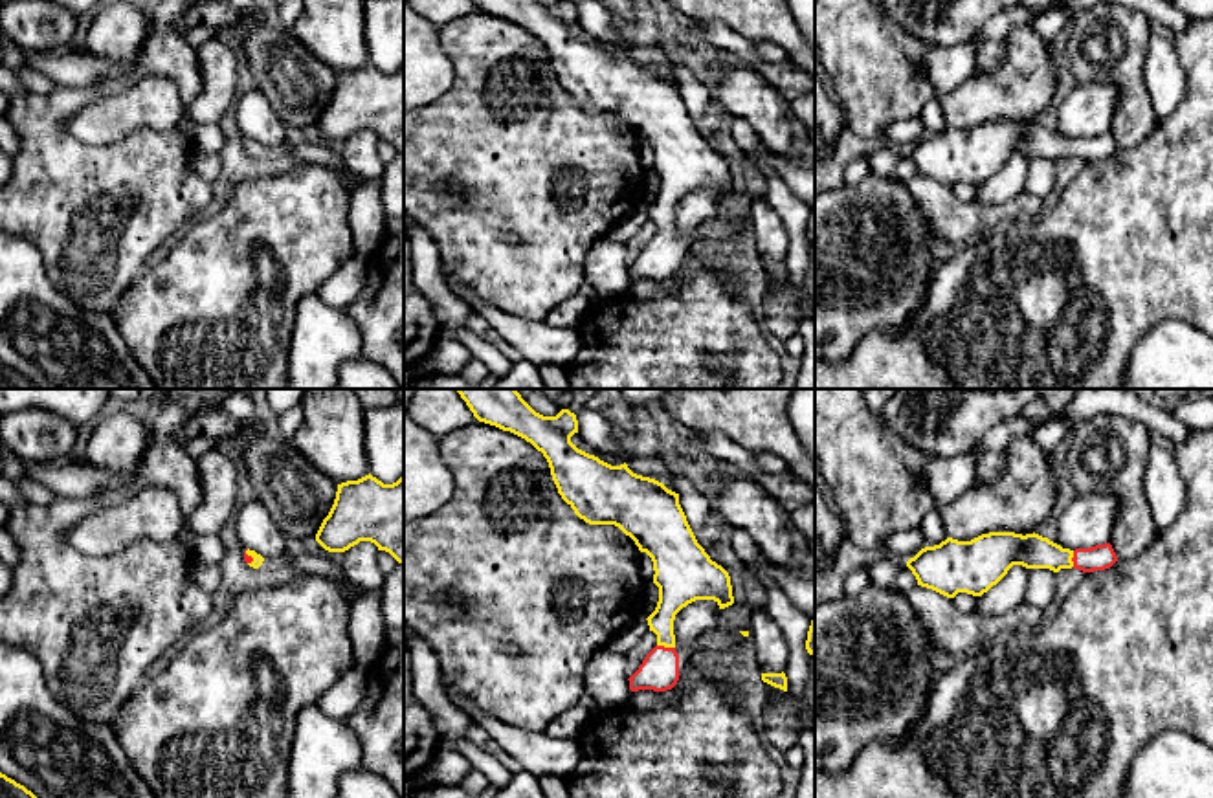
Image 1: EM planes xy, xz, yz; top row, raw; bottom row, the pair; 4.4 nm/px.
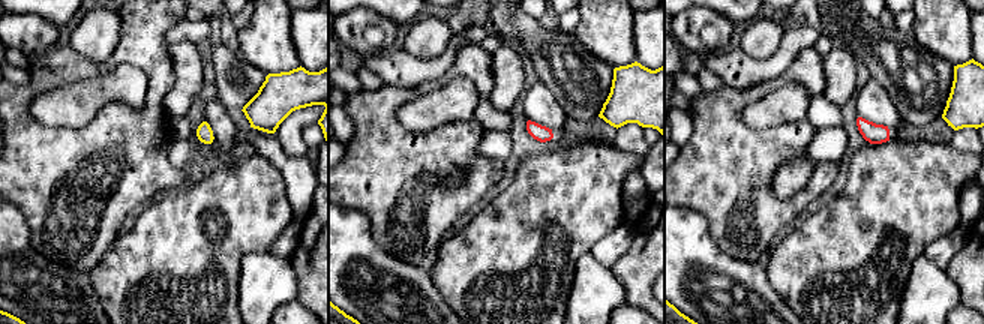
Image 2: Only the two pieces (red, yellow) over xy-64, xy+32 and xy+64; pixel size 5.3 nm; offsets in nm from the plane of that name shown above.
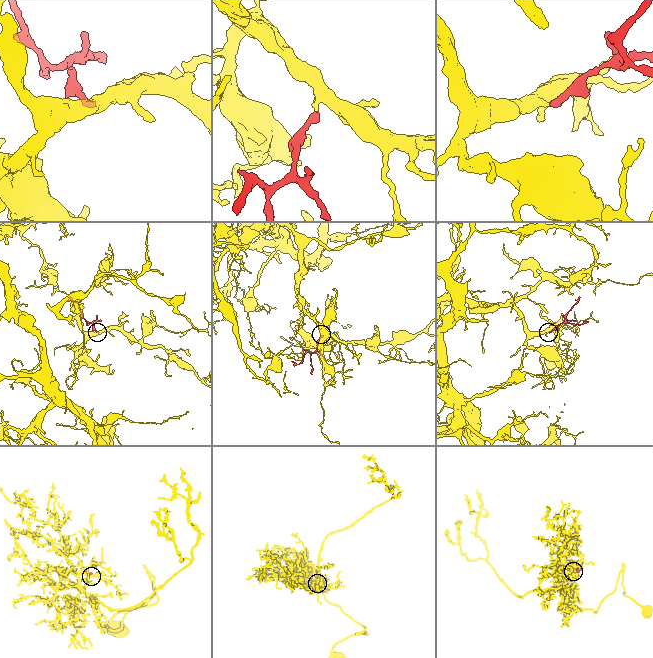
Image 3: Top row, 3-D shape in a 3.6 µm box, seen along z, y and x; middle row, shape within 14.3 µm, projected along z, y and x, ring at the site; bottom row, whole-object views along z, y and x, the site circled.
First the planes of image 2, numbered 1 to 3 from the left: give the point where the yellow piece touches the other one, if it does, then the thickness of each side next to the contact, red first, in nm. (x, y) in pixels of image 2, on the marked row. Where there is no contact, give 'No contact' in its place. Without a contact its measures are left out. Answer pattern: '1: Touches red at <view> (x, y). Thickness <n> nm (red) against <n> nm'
1: No contact
2: No contact
3: No contact

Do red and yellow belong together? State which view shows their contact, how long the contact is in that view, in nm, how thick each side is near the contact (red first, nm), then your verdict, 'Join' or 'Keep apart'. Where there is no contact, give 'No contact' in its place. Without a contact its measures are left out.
Touches red in xz. Shared border 80 nm. Thickness 170 nm (red) against 140 nm. Join

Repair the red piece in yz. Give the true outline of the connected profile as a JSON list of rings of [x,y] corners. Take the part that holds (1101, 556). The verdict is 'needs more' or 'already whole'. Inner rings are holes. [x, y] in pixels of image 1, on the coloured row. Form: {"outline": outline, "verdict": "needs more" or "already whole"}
{"outline": [[[989,532],[971,541],[947,538],[940,545],[921,549],[907,561],[918,585],[947,598],[958,593],[982,596],[996,585],[1013,565],[1026,569],[1105,571],[1118,561],[1110,543],[1090,549],[1063,549],[1039,534]]], "verdict": "needs more"}

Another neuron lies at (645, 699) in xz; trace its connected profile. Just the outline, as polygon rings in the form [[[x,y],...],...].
[[[639,690],[629,695],[629,701],[639,710],[659,710],[662,706],[673,704],[679,699],[677,692],[653,692],[653,690]]]

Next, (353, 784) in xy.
[[[360,767],[339,776],[336,798],[398,798],[398,794],[382,776]]]

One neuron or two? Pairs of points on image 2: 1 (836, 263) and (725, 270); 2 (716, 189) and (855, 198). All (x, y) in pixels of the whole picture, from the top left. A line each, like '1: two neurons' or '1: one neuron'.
1: two neurons
2: two neurons

